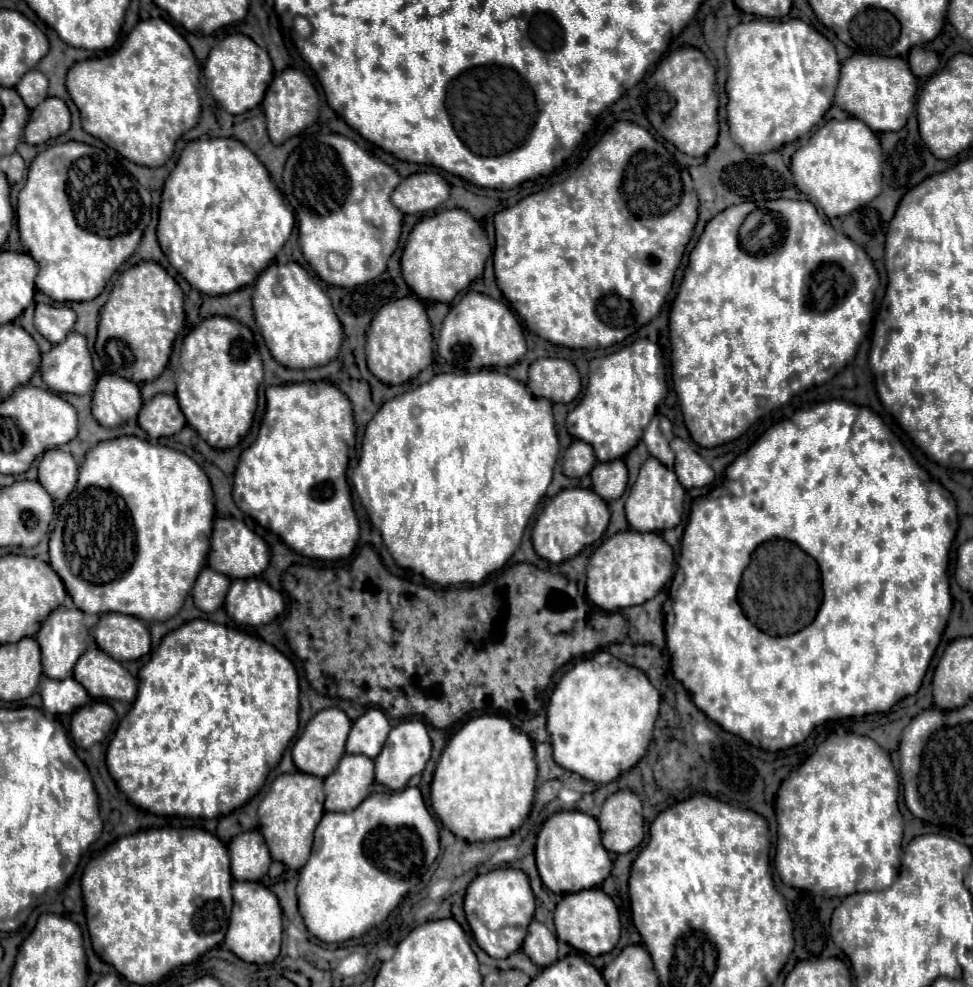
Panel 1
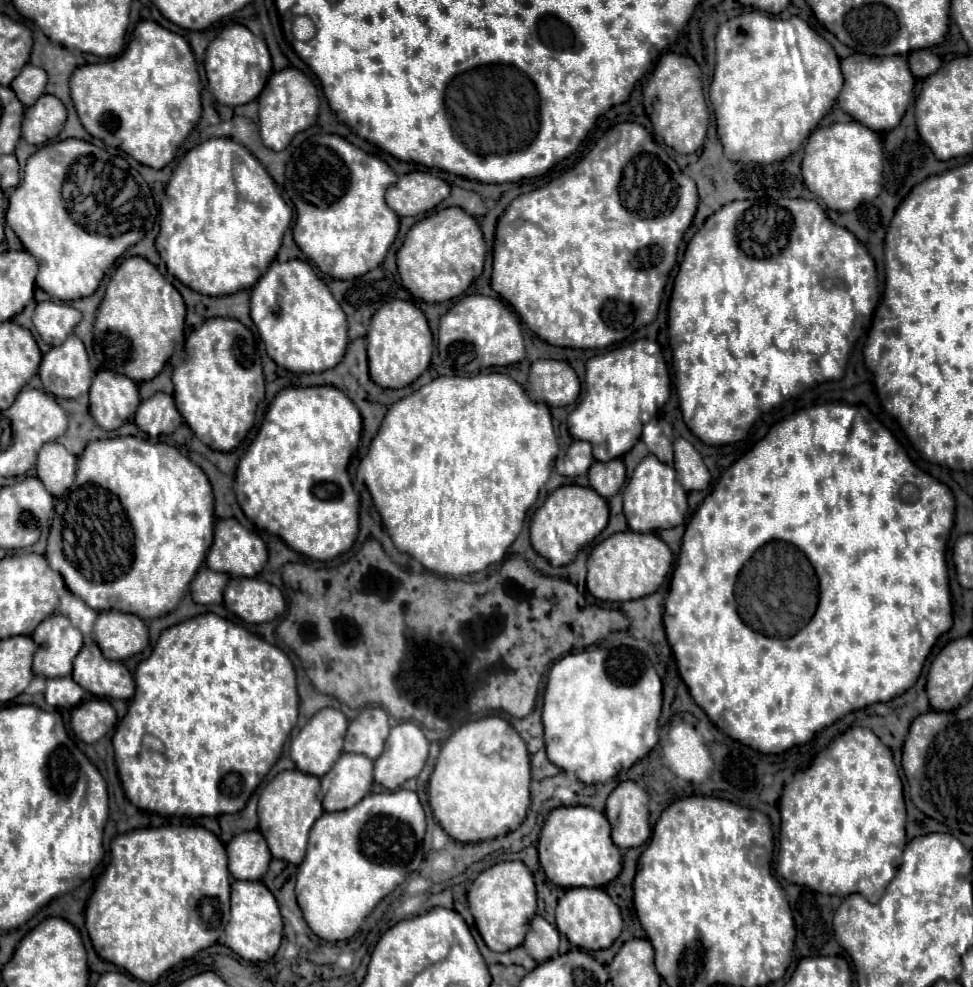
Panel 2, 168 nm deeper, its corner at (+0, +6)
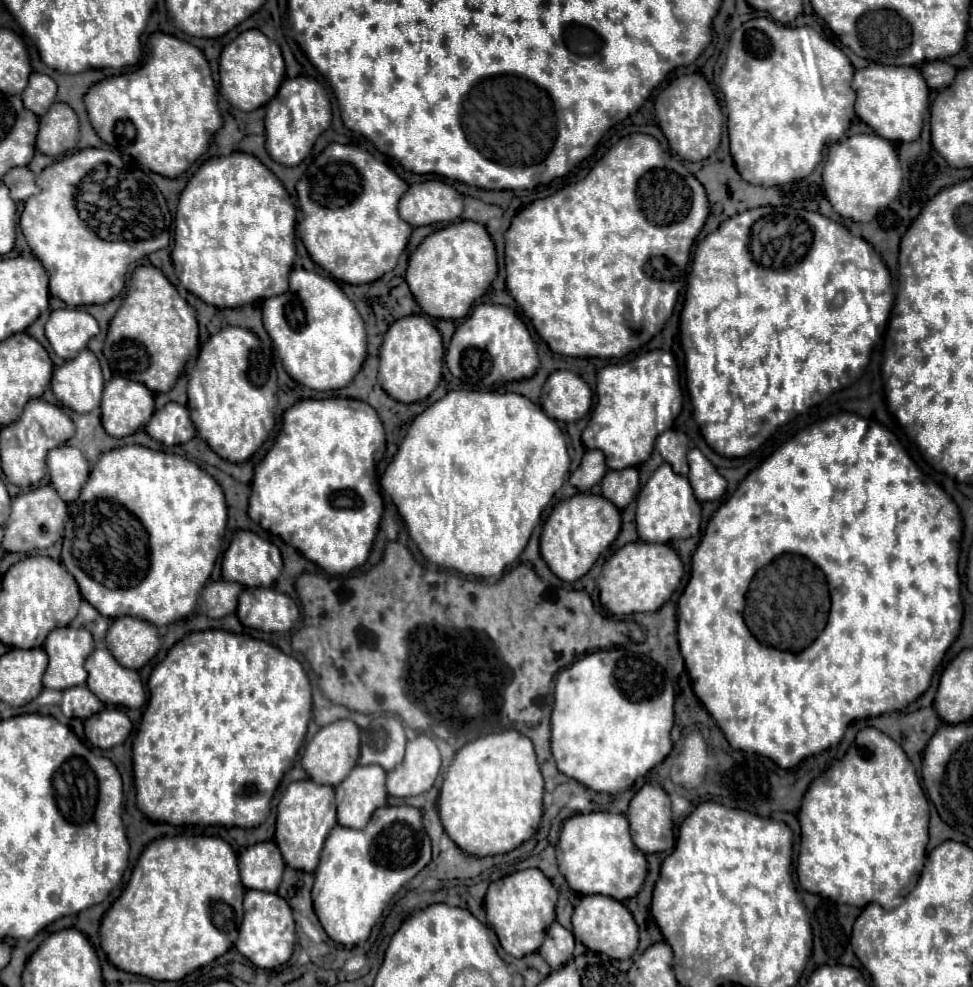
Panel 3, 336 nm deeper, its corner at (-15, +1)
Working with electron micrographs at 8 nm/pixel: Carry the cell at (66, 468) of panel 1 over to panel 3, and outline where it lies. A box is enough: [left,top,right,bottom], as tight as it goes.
[47,446,89,502]

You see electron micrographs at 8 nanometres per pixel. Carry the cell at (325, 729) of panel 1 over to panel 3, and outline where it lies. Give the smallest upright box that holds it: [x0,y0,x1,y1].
[301,720,359,786]

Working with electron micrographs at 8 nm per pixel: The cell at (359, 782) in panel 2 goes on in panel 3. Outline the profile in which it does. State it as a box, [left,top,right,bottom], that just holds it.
[337,764,387,830]

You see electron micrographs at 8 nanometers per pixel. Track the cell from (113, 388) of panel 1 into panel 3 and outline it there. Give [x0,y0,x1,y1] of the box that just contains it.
[101,376,155,438]

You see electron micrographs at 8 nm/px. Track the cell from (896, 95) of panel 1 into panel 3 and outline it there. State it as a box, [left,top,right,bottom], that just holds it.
[853,64,929,142]

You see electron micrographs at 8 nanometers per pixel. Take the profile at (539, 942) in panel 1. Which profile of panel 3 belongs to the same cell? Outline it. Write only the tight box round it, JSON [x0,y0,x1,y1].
[539,922,573,970]

